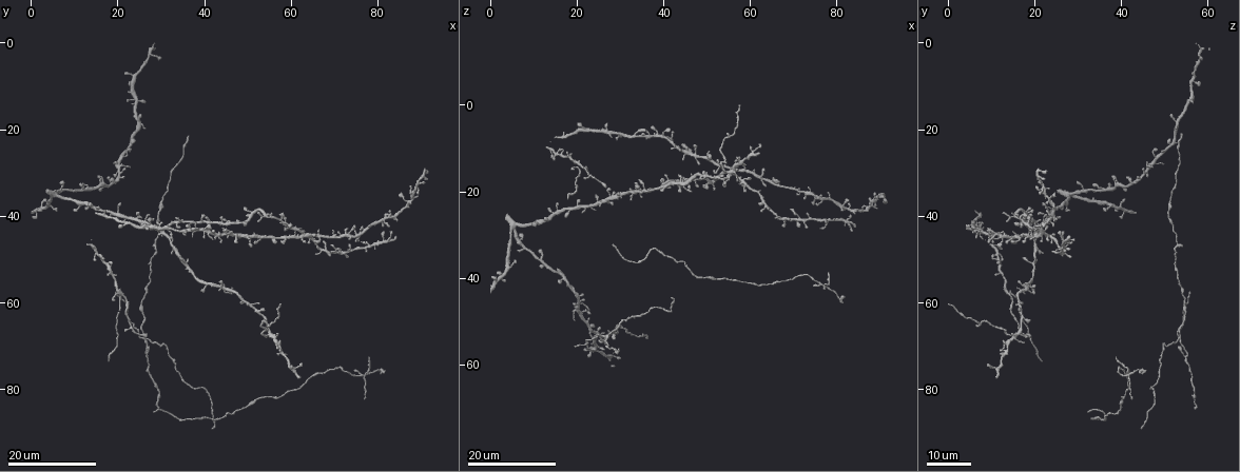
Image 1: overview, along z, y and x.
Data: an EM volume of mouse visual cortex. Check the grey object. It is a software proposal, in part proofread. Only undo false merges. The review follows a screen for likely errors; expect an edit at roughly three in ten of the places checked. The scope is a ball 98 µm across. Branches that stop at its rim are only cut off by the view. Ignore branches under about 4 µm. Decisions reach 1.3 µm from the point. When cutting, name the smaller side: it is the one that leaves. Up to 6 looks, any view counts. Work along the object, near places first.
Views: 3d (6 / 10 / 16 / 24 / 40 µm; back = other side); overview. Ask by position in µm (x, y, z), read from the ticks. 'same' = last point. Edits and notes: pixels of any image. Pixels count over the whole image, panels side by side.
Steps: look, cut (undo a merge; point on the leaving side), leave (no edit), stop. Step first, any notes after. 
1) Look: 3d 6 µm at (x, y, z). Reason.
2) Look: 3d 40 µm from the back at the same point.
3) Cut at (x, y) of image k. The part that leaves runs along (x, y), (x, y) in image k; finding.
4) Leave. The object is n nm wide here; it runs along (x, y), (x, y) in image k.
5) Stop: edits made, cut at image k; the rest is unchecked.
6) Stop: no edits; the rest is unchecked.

Look: 3d 24 µm at (26.5, 68.5, 53.5). Four arms meet.

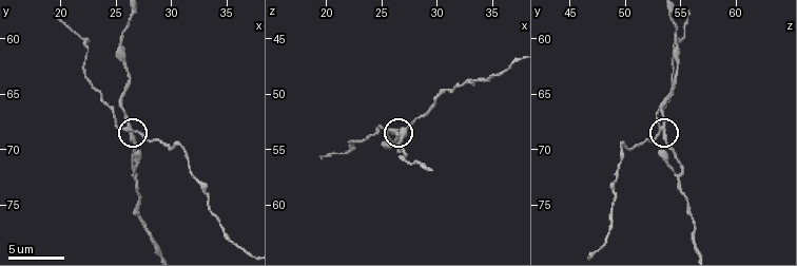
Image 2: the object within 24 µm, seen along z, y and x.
Look: 3d 6 µm at (26.2, 68.2, 53.2).

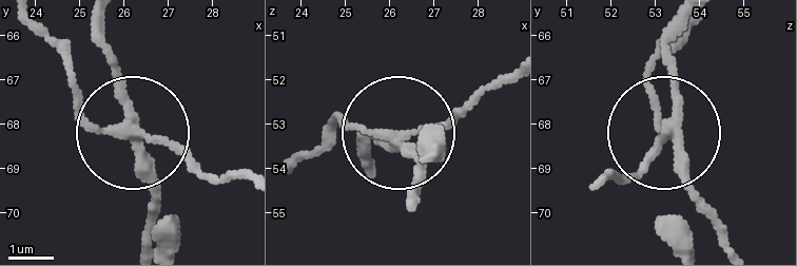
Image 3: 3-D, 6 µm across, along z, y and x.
Cut at (188, 159) of image 3. The part that leaves runs along (397, 135), (451, 119), (507, 78) in image 3; two cells meet here.

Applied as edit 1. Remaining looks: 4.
Look: 3d 16 µm at (55.0, 67.5, 15.5). Three arms meet.

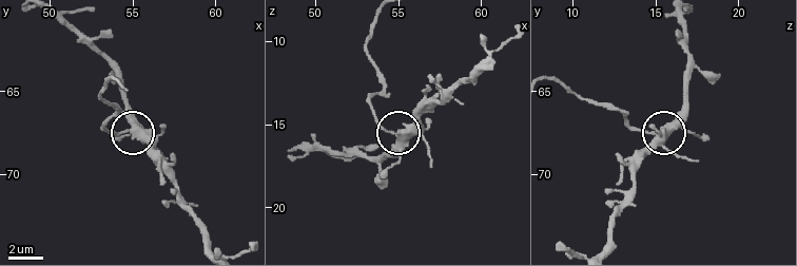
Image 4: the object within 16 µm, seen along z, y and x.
Look: 3d 6 µm at (54.9, 67.4, 15.6).

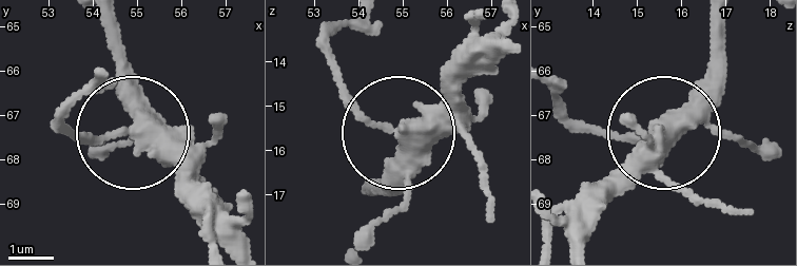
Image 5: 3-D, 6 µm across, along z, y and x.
Cut at (67, 132) of image 5. The object is 340 nm wide here; the part that leaves runs along (112, 129), (66, 126), (82, 95) in image 5; two cells meet here.

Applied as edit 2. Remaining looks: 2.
Stop: edits made, cut at image 3, cut at image 5; the rest is unchecked.

